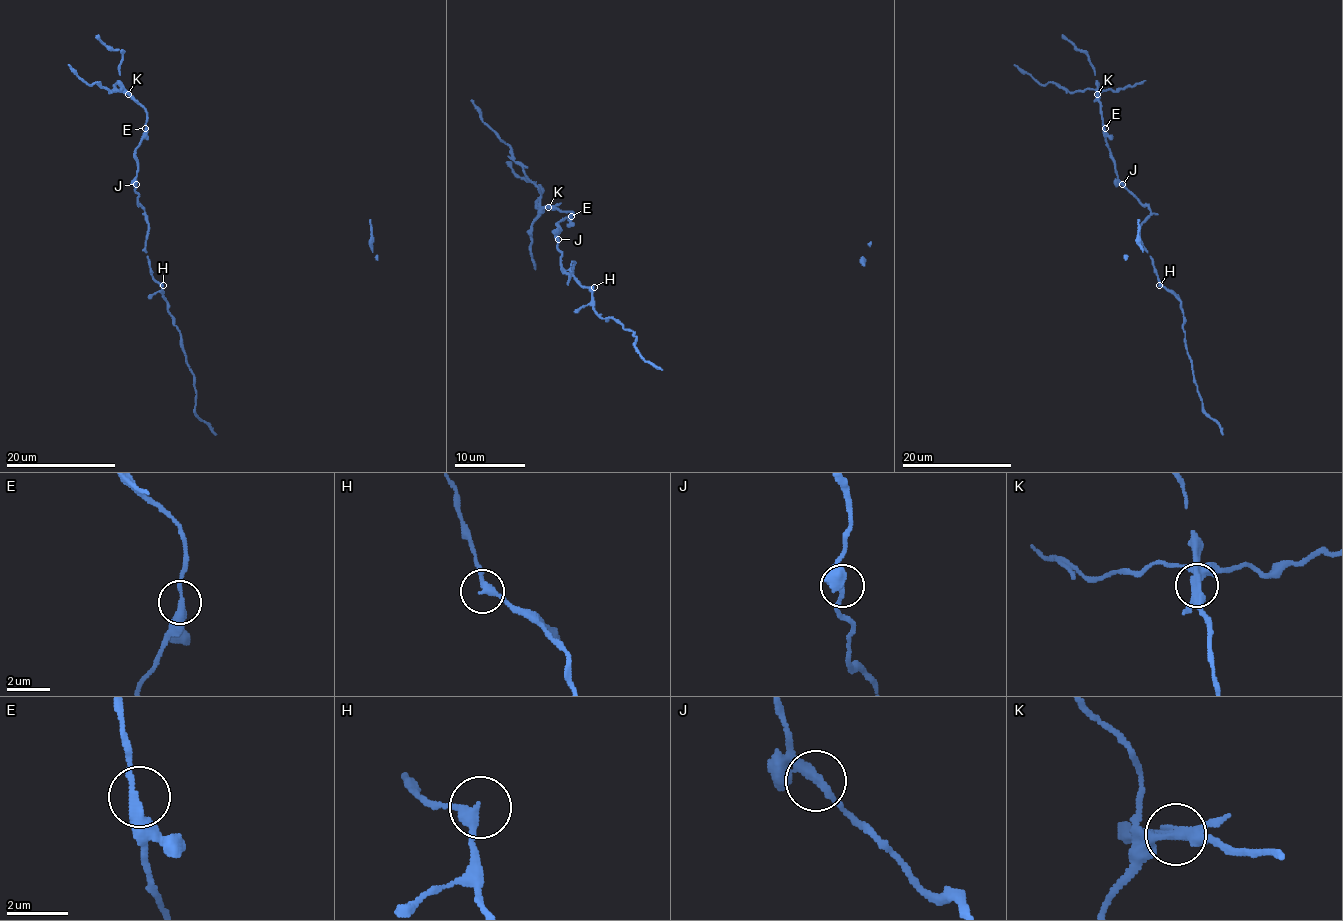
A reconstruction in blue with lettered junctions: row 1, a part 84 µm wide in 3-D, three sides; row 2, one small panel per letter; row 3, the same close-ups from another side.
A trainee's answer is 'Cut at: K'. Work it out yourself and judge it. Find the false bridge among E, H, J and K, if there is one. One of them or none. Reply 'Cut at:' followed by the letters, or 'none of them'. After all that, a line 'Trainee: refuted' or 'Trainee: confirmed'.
Cut at: K
Trainee: confirmed

